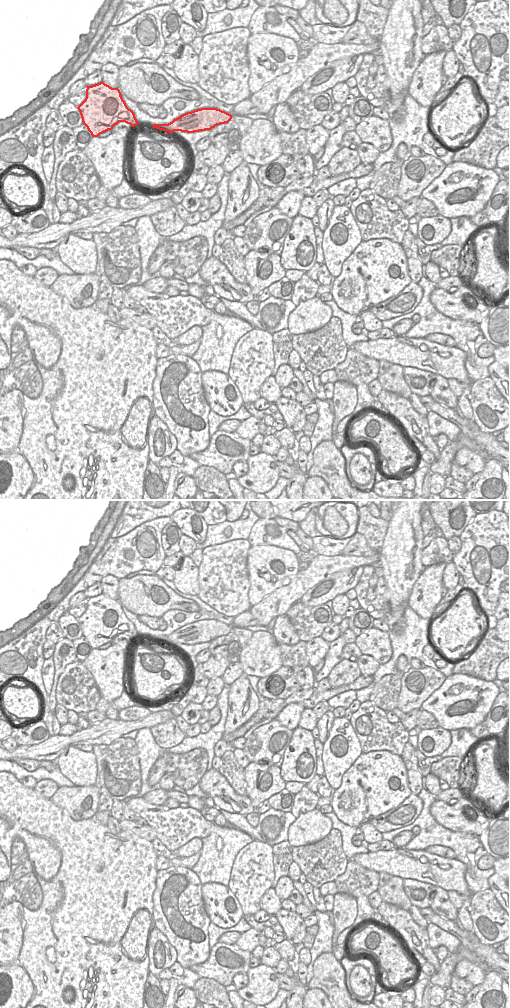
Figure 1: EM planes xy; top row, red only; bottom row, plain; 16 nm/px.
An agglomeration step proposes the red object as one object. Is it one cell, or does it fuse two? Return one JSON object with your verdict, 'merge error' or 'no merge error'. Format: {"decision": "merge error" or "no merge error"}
{"decision": "no merge error"}

